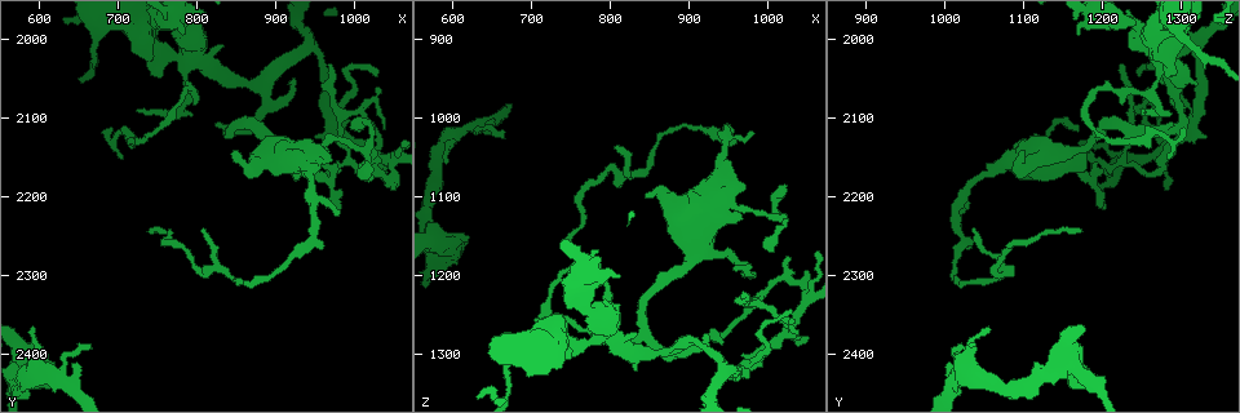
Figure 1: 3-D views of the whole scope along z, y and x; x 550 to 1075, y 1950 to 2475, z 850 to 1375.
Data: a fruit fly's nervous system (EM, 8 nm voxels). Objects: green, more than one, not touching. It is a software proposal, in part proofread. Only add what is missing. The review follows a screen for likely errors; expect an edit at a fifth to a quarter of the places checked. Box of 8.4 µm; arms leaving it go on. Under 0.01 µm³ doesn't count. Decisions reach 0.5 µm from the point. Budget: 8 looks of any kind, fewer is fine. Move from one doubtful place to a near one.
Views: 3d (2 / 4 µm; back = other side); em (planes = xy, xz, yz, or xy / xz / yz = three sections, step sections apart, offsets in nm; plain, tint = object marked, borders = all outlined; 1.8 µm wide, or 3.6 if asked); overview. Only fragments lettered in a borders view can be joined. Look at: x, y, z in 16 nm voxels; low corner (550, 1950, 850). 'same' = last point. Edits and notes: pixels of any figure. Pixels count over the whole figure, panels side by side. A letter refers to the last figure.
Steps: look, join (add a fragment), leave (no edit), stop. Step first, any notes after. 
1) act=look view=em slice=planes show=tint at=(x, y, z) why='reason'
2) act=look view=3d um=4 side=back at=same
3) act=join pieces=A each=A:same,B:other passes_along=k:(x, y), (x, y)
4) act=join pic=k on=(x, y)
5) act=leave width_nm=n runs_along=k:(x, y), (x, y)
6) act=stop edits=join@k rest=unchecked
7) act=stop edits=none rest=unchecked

act=look view=em slice=planes show=plain at=(835, 2045, 1300) why='sudden change in width'

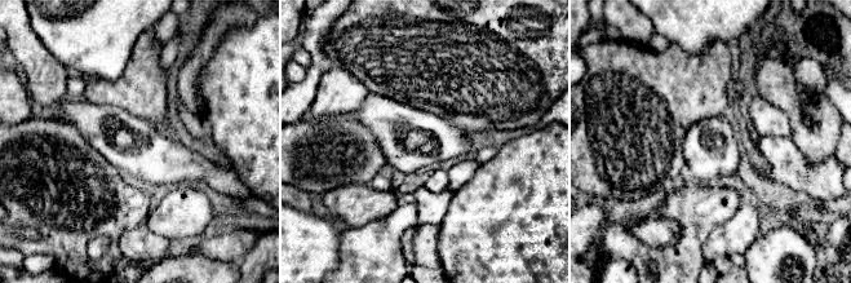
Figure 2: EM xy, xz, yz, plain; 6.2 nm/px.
act=look view=em slice=planes show=borders at=same why='what lies round it'

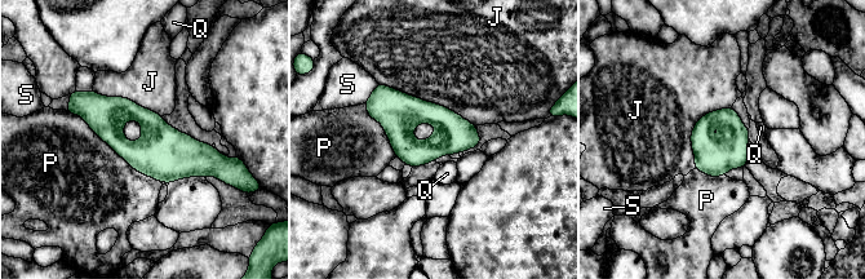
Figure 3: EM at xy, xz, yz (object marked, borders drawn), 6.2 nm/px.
act=leave each=J:other,P:other,Q:other,S:other runs_along=3:(72, 109), (132, 153), (217, 163) found='none of them fits'

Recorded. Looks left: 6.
act=look view=3d um=4 at=(620, 2440, 1160) why='thick end'

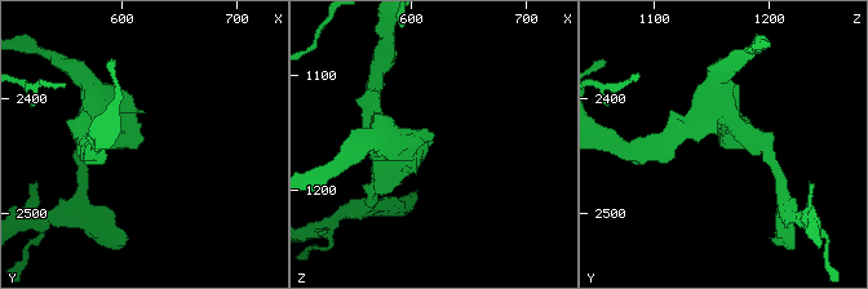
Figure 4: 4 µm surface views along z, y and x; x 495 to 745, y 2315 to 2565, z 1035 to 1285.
act=look view=em slice=planes show=borders at=(620, 2440, 1156) arm_widths_nm=320,400 why='now the EM'

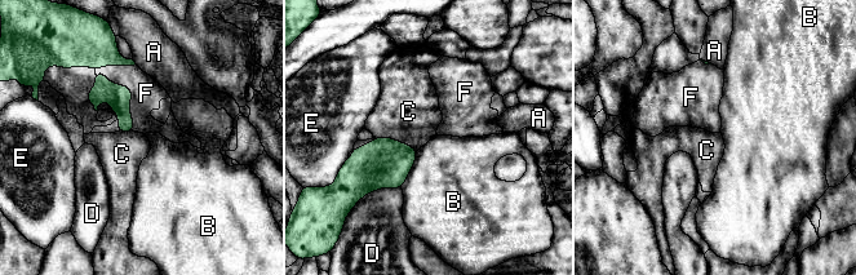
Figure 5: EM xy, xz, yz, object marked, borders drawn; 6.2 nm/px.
act=join pieces=F longest_contact=F:440nm each=A:other,B:other,C:other,D:other,E:other,F:same found='the neuron continues'

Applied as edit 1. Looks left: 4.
act=look view=overview

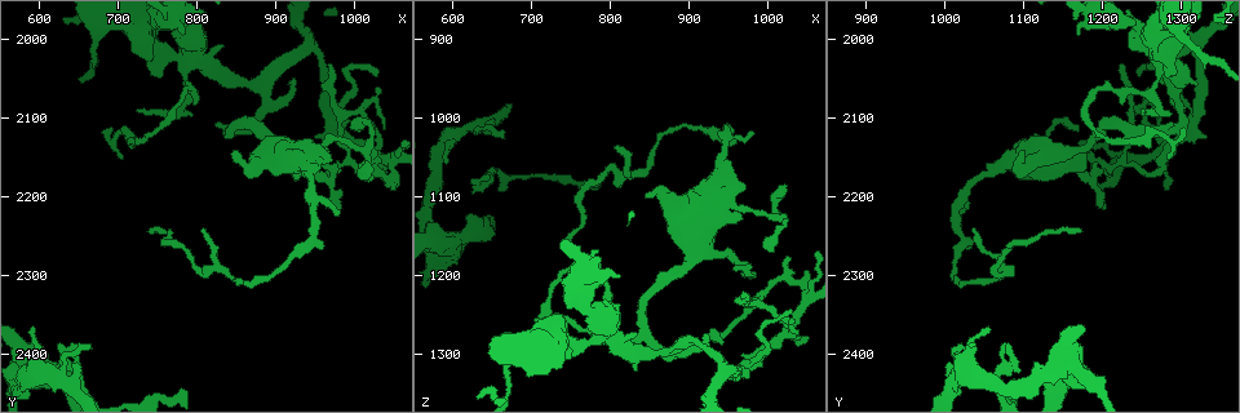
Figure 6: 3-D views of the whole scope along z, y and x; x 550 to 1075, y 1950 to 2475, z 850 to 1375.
act=look view=3d um=2 at=(590, 2370, 1060) why='branch stops here'

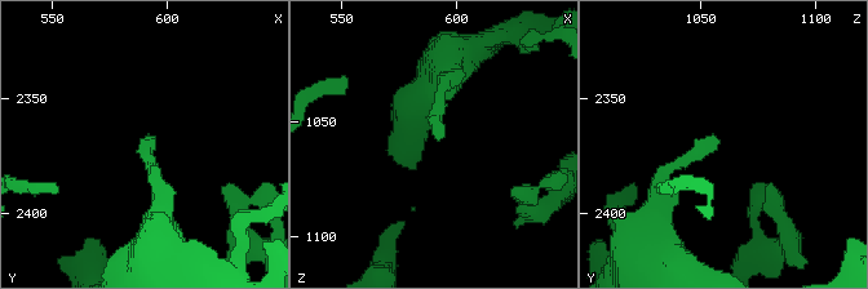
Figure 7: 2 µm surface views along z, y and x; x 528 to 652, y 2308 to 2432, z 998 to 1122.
act=look view=em slice=xy step=4 show=borders at=(593, 2368, 1058)

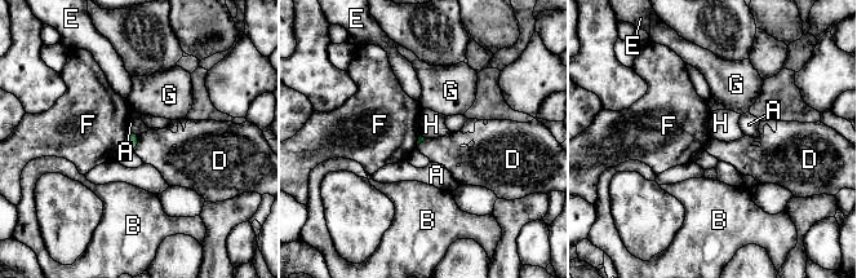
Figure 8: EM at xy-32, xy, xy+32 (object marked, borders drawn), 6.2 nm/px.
act=look view=em slice=planes show=borders at=same why='cut it another way'

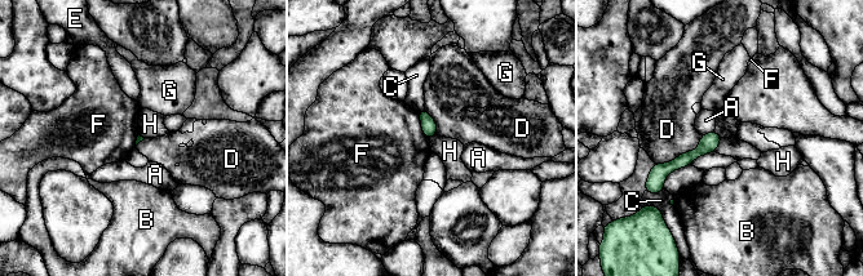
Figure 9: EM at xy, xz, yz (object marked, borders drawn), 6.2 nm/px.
act=leave each=A:other,B:other,C:other,D:other,E:other,F:other,G:other,H:other border=9:(715, 130), (722, 137) found='no lettered fragment goes on from it'

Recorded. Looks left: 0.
act=stop edits=join@5 rest=unchecked

